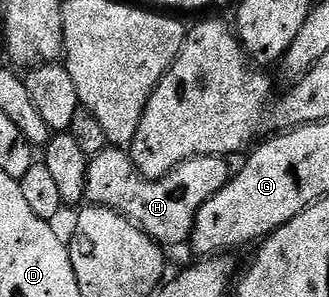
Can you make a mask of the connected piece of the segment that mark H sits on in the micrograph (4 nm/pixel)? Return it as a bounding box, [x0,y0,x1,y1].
[86,147,229,247]

